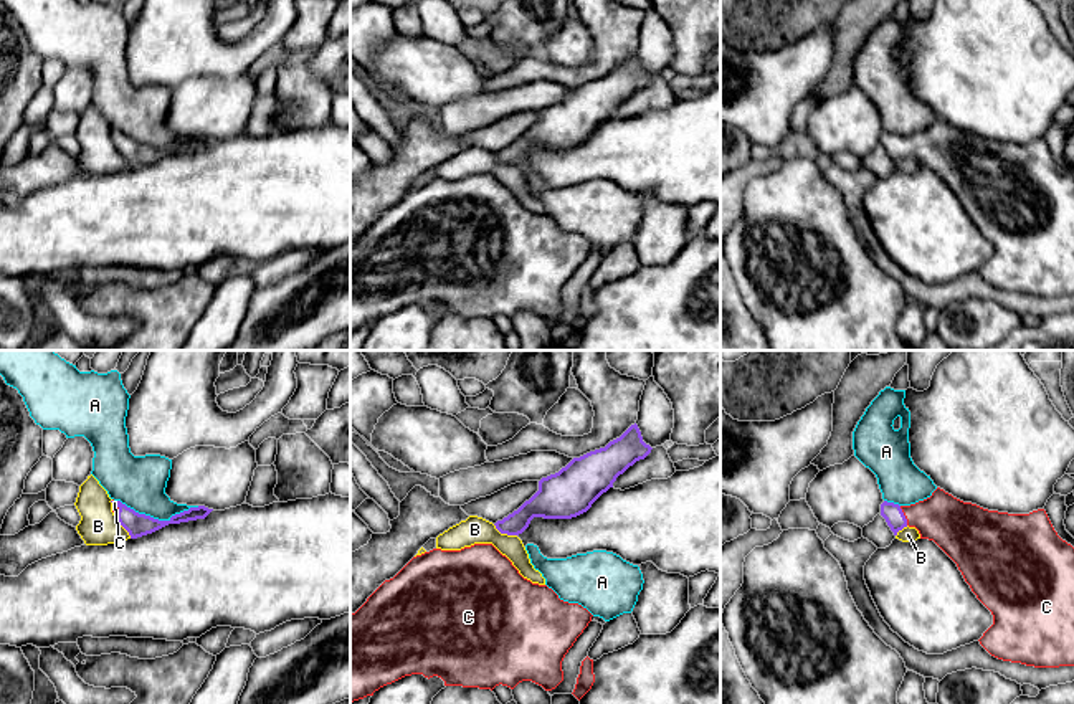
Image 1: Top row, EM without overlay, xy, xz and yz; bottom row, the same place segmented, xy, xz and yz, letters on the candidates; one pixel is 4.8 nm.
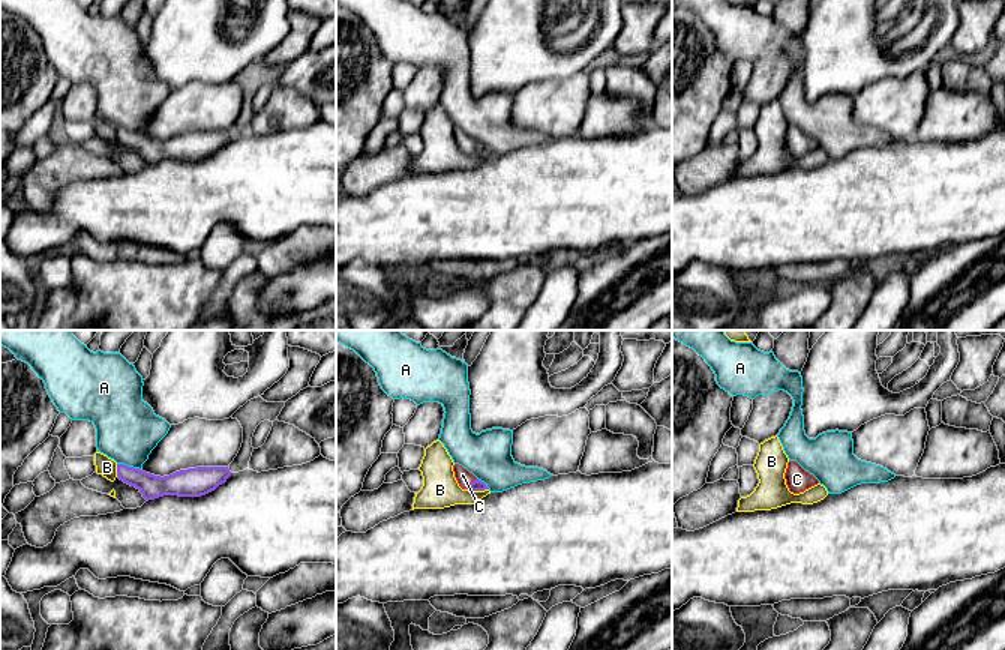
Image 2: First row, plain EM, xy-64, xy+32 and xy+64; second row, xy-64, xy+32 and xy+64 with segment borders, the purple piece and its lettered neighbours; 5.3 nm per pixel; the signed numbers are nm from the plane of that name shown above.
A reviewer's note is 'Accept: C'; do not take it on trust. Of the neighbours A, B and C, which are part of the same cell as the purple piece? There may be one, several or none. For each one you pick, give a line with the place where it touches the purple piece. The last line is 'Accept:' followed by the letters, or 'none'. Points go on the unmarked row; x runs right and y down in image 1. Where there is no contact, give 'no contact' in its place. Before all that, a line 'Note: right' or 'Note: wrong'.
Note: right
C: contact yz (904, 146)
Accept: C

